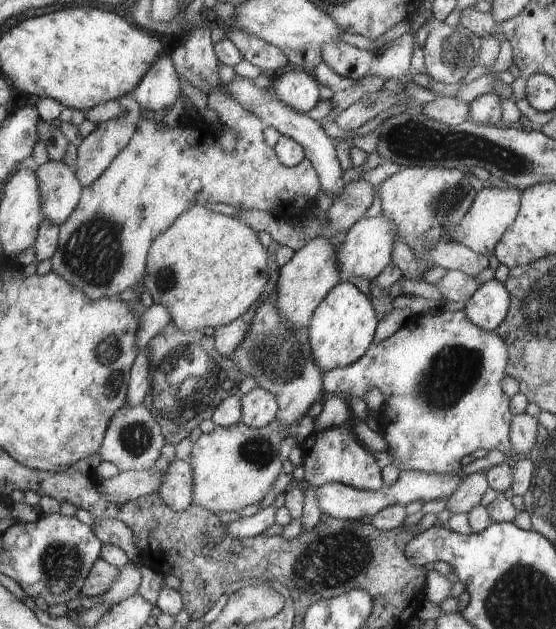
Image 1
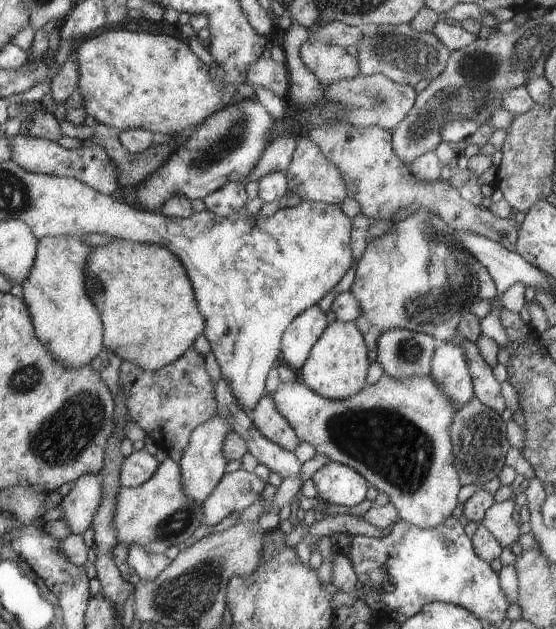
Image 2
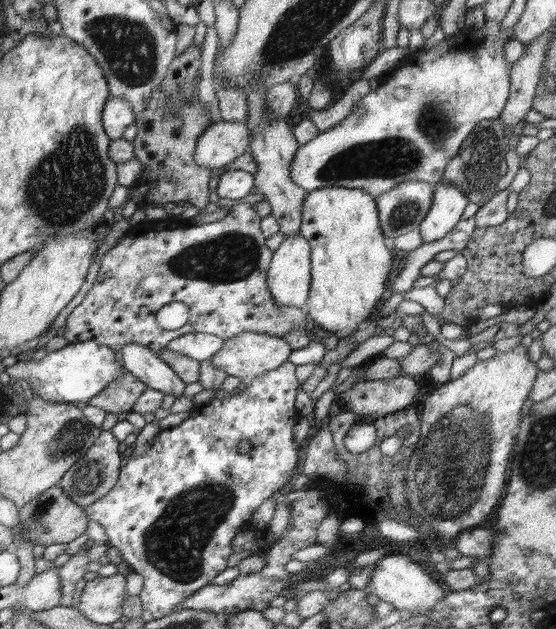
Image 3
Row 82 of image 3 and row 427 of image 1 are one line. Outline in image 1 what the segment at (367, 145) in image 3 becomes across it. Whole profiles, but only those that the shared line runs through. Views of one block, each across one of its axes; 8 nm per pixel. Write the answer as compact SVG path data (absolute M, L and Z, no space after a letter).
M444 310L443 314L420 314L412 315L409 320L390 338L382 340L378 344L372 344L371 349L366 353L363 359L356 360L355 364L350 364L344 368L334 368L328 373L324 374L323 386L324 393L327 396L343 395L343 396L356 396L356 398L364 398L364 394L370 388L378 388L382 396L384 396L384 418L386 418L386 426L384 431L379 429L386 442L386 450L375 452L375 460L379 462L380 468L385 468L392 464L398 470L402 471L422 471L424 473L443 473L449 469L456 469L461 465L460 461L464 456L471 455L476 449L499 449L504 450L505 455L516 456L514 448L511 444L511 424L514 421L514 416L510 412L511 397L507 396L503 389L503 380L507 377L507 366L510 360L510 348L507 341L498 332L487 332L486 329L480 328L479 325L472 324L468 320L466 312L450 312Z

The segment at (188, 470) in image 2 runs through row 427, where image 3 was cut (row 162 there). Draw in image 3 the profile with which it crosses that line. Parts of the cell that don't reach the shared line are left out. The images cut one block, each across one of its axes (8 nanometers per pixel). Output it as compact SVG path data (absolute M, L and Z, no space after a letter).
M215 122L196 144L196 163L201 168L223 169L250 151L251 131L240 122Z

